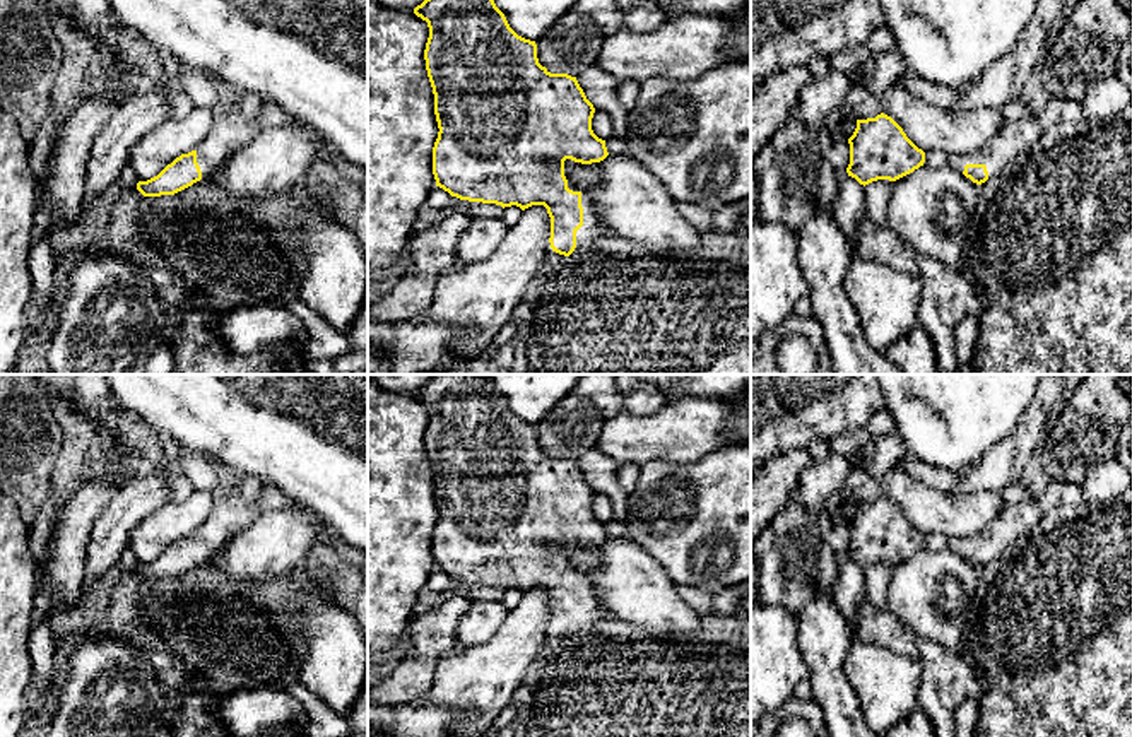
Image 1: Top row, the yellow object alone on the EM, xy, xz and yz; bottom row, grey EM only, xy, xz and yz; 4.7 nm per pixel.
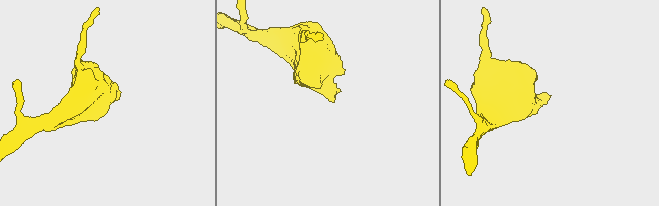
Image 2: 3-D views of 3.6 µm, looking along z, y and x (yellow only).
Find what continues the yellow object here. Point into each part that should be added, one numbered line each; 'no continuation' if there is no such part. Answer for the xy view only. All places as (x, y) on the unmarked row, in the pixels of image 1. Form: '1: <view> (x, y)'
1: xy (231, 513)

